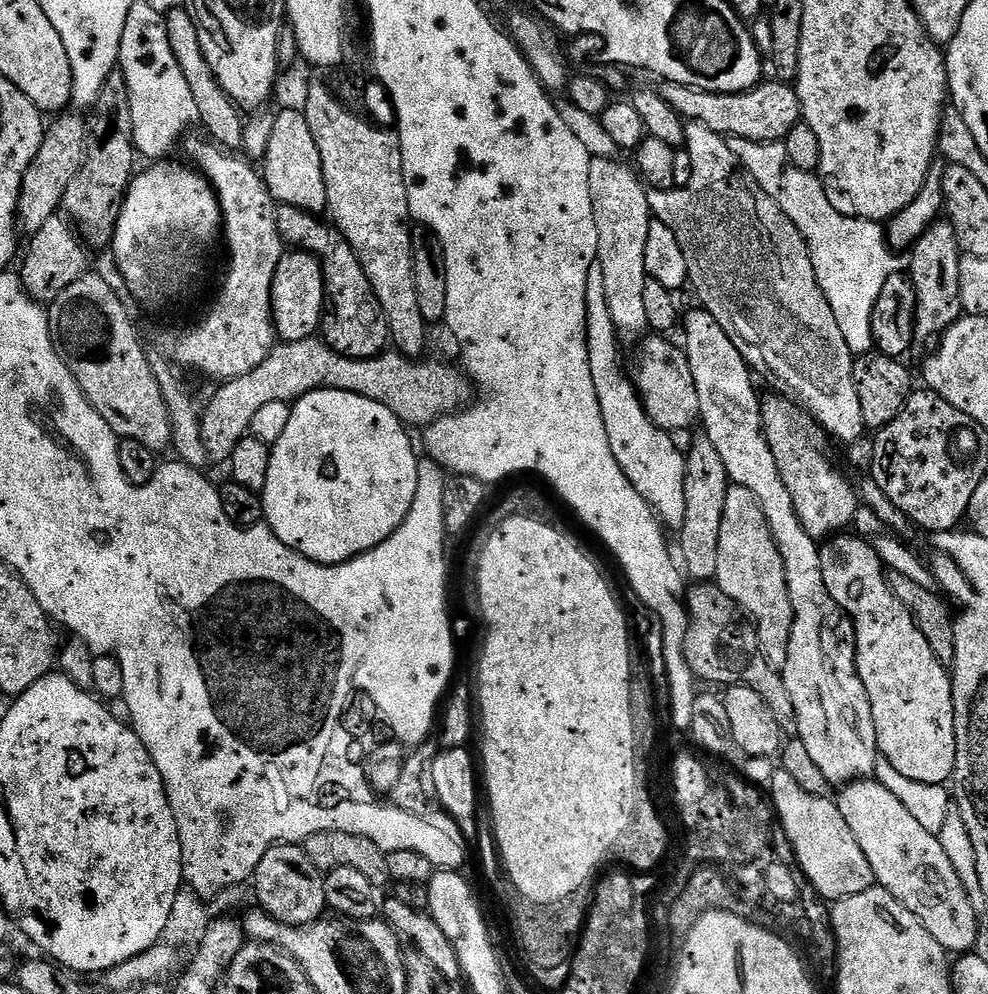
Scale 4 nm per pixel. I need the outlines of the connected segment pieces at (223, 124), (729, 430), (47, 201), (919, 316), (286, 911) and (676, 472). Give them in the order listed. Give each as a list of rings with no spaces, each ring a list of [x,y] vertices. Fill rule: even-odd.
[[[181,6],[164,16],[166,34],[170,38],[170,50],[174,50],[174,58],[178,58],[178,66],[182,66],[182,74],[186,74],[186,82],[190,82],[190,94],[194,94],[194,106],[198,106],[199,123],[204,124],[215,143],[221,148],[240,150],[244,147],[245,117],[241,109],[218,86],[214,74],[210,70],[210,62],[202,54],[202,42],[198,42],[198,30],[190,18],[187,8]]]
[[[696,306],[693,312],[683,313],[682,332],[683,328],[682,347],[690,362],[690,374],[694,374],[694,386],[698,386],[699,423],[704,424],[703,435],[722,457],[729,481],[735,487],[750,490],[750,494],[758,498],[758,506],[762,506],[762,514],[766,514],[766,522],[778,546],[778,554],[782,554],[786,586],[790,590],[792,603],[790,654],[786,656],[782,675],[786,690],[790,690],[790,702],[794,702],[794,714],[798,714],[798,738],[802,746],[806,746],[810,759],[818,765],[818,770],[826,774],[829,785],[843,786],[851,784],[853,780],[871,777],[875,773],[878,749],[870,698],[866,698],[866,686],[862,686],[862,678],[856,669],[856,628],[842,610],[842,606],[834,602],[830,590],[826,590],[826,578],[822,578],[820,544],[813,536],[806,534],[806,526],[802,526],[794,510],[794,498],[790,498],[790,490],[786,490],[786,482],[782,482],[782,474],[778,474],[778,462],[774,462],[774,453],[770,450],[764,433],[760,413],[762,396],[761,393],[756,393],[756,388],[752,385],[752,372],[744,361],[745,353],[721,326],[718,318],[714,318],[714,314],[710,314],[703,306]]]
[[[60,114],[56,120],[47,125],[44,141],[34,154],[34,162],[26,170],[22,178],[22,190],[16,203],[16,214],[19,227],[24,227],[28,234],[42,230],[42,226],[50,217],[61,211],[64,195],[74,182],[78,170],[84,165],[84,154],[88,150],[88,126],[83,115],[68,116]]]
[[[941,218],[931,224],[926,234],[918,238],[918,242],[911,248],[912,272],[910,279],[916,287],[916,339],[917,345],[924,344],[927,340],[935,341],[937,337],[948,331],[951,324],[956,323],[965,311],[962,302],[962,274],[960,273],[960,244],[956,241],[956,226],[951,219]]]
[[[299,843],[275,844],[273,848],[268,848],[266,854],[262,854],[262,862],[258,862],[256,867],[255,884],[255,903],[279,924],[313,924],[325,915],[324,876],[313,866]]]
[[[590,266],[590,278],[586,278],[586,350],[590,350],[590,374],[593,375],[602,418],[609,439],[610,450],[630,479],[638,494],[646,498],[661,523],[672,532],[679,532],[685,524],[686,494],[685,466],[687,457],[679,450],[669,433],[657,427],[649,418],[640,401],[635,385],[624,376],[618,350],[620,333],[610,315],[606,302],[606,285],[602,266]]]

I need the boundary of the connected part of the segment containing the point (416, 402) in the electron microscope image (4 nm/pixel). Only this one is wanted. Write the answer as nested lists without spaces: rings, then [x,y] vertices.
[[[313,338],[302,342],[280,342],[273,348],[272,353],[262,362],[262,366],[254,366],[250,374],[242,374],[242,378],[225,380],[220,388],[208,400],[208,405],[202,408],[200,425],[202,426],[202,442],[206,442],[206,454],[209,461],[226,462],[234,454],[234,446],[246,435],[249,435],[252,419],[262,406],[269,402],[295,402],[315,388],[333,388],[346,390],[350,394],[362,394],[362,398],[370,398],[386,410],[390,410],[405,426],[433,424],[439,416],[450,416],[459,412],[473,399],[474,388],[467,375],[459,367],[451,368],[448,364],[423,364],[420,358],[409,358],[400,355],[395,350],[385,350],[374,358],[350,358],[338,354],[323,339]]]

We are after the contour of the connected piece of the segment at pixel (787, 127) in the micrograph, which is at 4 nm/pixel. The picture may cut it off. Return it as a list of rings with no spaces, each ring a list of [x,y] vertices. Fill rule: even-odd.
[[[668,82],[663,85],[662,95],[664,101],[685,121],[704,123],[707,129],[714,130],[719,136],[737,136],[750,142],[775,144],[783,142],[790,130],[794,130],[794,126],[801,123],[802,117],[800,99],[795,87],[788,82],[771,83],[761,82],[745,92],[722,94]]]

